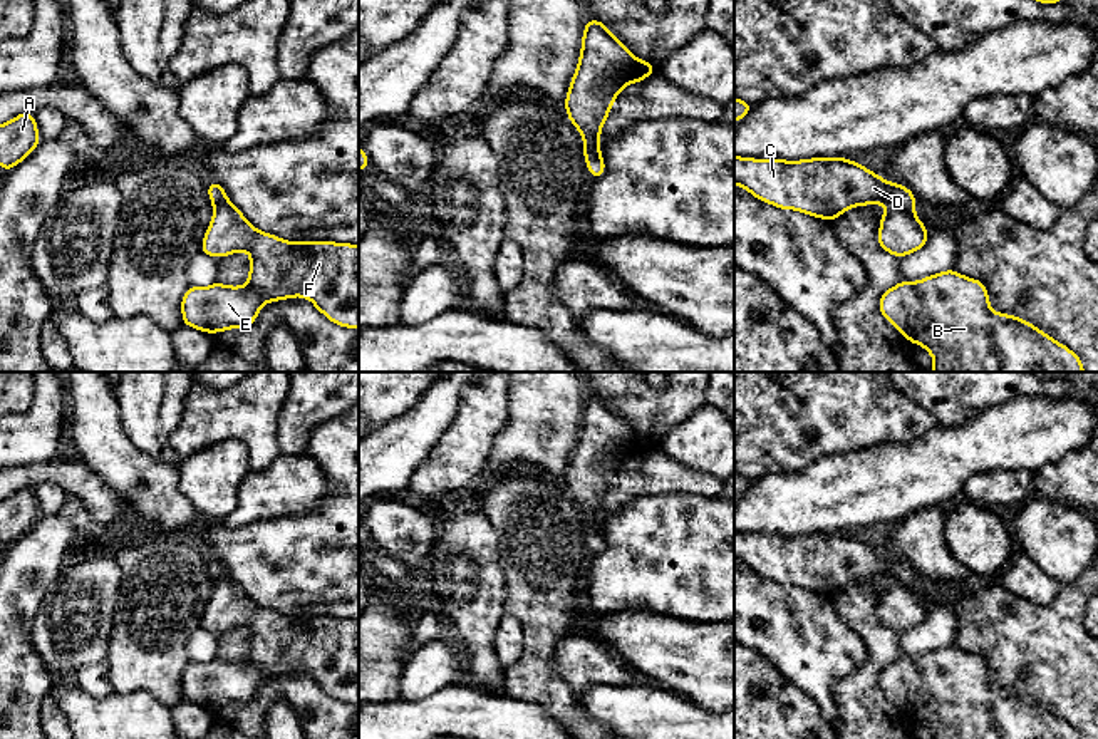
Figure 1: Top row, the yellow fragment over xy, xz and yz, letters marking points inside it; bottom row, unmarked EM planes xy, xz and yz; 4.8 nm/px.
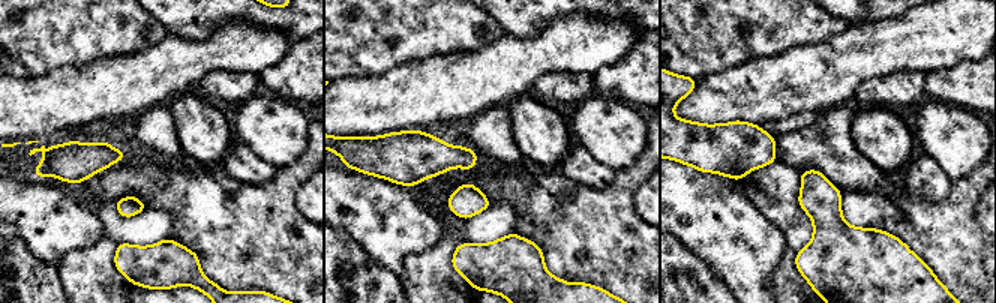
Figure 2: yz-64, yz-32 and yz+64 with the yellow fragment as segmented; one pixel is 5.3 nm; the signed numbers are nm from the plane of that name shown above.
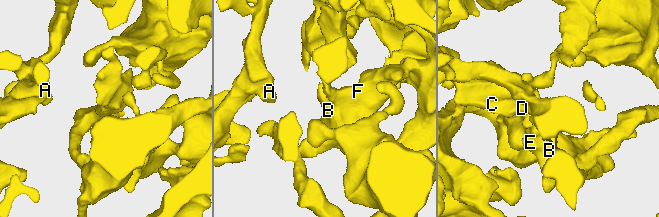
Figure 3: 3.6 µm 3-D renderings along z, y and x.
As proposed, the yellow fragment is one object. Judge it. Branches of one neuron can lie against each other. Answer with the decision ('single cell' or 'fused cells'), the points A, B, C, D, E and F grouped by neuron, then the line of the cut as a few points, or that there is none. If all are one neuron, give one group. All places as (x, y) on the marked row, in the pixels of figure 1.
single cell | A B C D E F | no cut

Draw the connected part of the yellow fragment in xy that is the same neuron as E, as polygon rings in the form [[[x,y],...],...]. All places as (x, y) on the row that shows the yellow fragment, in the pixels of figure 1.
[[[210,181],[208,196],[213,220],[201,253],[221,258],[248,251],[250,275],[243,287],[189,287],[181,300],[184,325],[210,335],[245,328],[263,303],[303,297],[332,323],[359,328],[359,245],[285,241],[251,226],[221,184]]]

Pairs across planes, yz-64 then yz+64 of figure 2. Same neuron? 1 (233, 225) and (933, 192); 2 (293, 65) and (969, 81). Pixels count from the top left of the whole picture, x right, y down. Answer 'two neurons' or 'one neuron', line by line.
1: two neurons
2: one neuron

